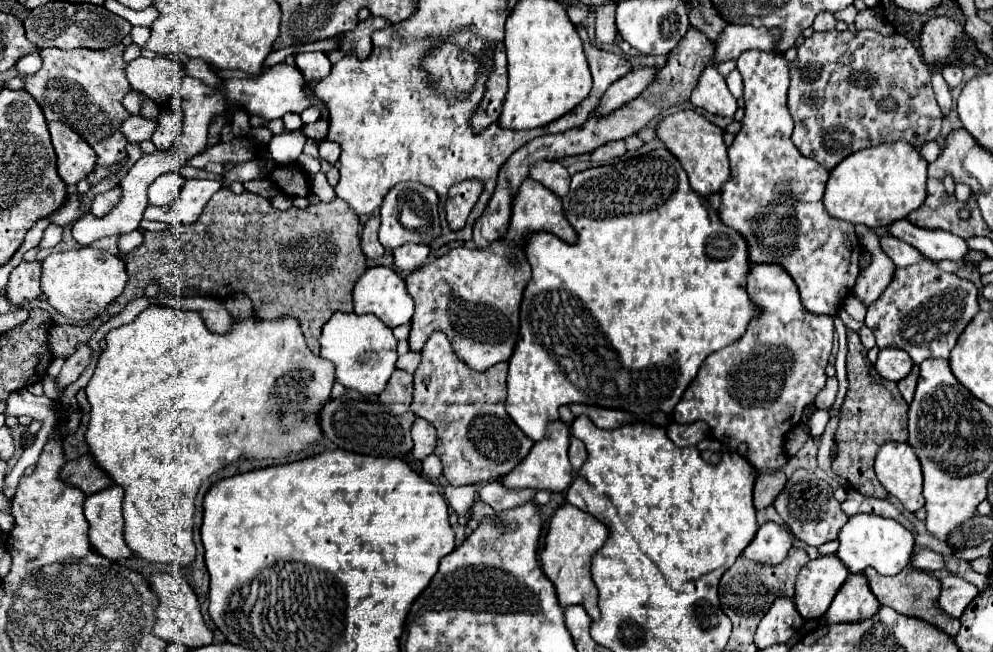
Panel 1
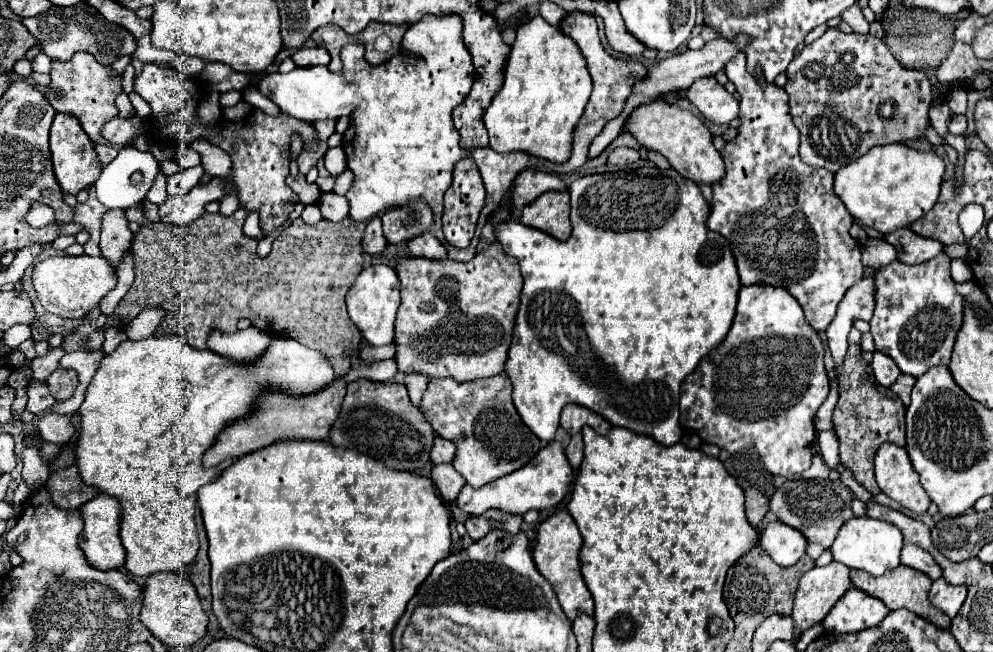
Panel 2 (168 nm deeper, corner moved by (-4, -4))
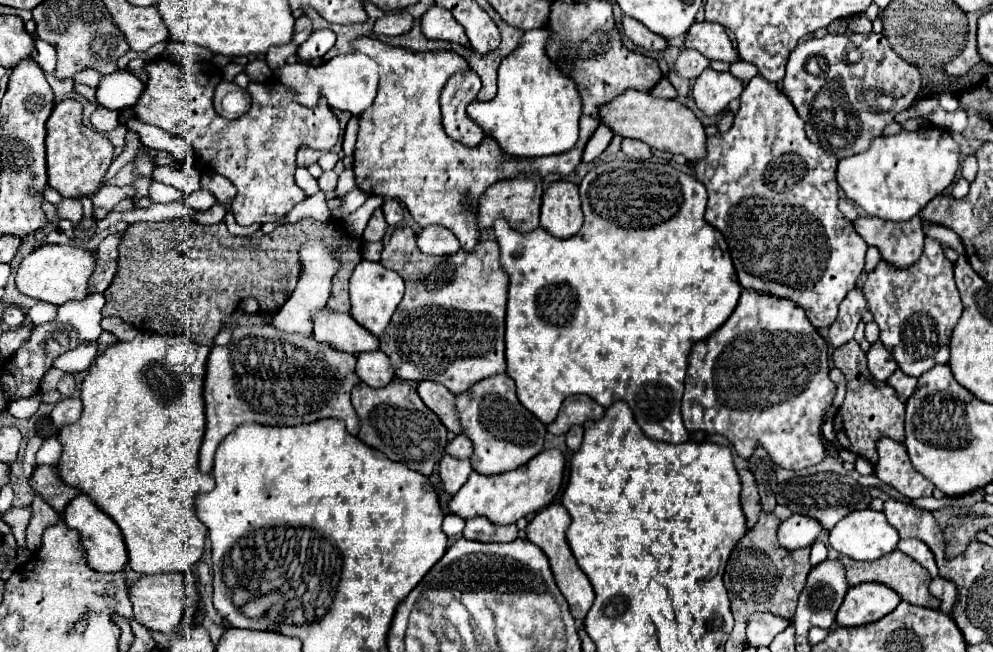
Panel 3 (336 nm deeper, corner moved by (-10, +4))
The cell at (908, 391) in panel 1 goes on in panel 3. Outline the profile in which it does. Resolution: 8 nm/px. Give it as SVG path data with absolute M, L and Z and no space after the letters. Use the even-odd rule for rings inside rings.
M896 370L886 382L898 392L902 402L906 402L912 396L912 392L916 390L916 386L918 386L916 378L912 378L912 376L908 376L906 372L900 372L900 370Z

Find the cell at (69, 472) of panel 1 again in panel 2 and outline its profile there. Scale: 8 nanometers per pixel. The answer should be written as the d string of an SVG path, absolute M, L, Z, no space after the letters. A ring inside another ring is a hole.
M68 466L68 468L50 472L46 488L52 496L54 506L58 506L62 510L78 510L84 502L88 502L100 494L96 488L82 484L76 466Z

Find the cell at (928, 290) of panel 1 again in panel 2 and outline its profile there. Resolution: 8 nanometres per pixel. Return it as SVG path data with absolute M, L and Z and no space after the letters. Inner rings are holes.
M944 254L934 256L932 260L926 260L922 264L902 264L900 260L890 262L888 266L882 266L874 274L874 300L876 300L876 310L870 320L870 334L874 336L876 350L884 352L890 356L902 374L910 376L922 376L928 368L944 364L950 364L950 354L952 346L956 340L956 332L962 326L962 310L964 310L964 298L956 294L954 290L954 280L950 278L950 260Z

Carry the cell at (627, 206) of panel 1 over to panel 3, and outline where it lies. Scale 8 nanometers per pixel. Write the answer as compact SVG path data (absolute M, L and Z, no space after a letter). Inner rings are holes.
M612 160L596 166L584 176L584 180L580 182L580 200L584 208L584 224L576 236L566 240L550 236L542 228L536 228L532 232L512 232L512 228L508 228L508 222L504 218L496 220L494 224L494 236L500 244L500 262L510 276L508 312L506 312L506 362L508 362L506 372L516 382L518 398L522 400L522 406L528 408L544 424L556 420L564 398L572 394L586 394L594 398L598 404L602 404L604 408L610 408L616 400L624 400L632 408L636 422L640 424L644 434L652 440L662 440L672 444L688 442L690 432L684 428L680 414L684 376L688 368L688 352L692 352L692 346L696 342L708 338L708 334L714 334L728 320L742 292L736 280L736 270L728 254L728 244L724 236L704 220L706 200L708 200L706 186L694 176L680 172L670 162L654 164L654 162L634 162L634 160Z

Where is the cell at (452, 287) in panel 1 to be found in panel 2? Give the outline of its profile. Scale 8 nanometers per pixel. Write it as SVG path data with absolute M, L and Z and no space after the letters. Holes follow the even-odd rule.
M498 242L478 252L470 262L456 262L450 258L398 258L396 274L402 282L404 296L394 324L394 360L398 364L398 372L418 372L426 378L452 378L456 382L470 382L476 378L496 376L504 370L514 316L522 292L522 276L518 272L518 260L506 256L502 248L498 248Z

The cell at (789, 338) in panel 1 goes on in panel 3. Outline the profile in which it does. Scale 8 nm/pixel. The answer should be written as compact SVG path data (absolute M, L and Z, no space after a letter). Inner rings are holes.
M742 290L740 302L730 320L712 336L700 340L688 360L686 390L682 398L682 418L688 432L722 434L742 458L752 456L752 448L762 444L776 466L802 470L824 460L822 444L824 410L832 404L836 384L828 376L828 342L806 320L806 312L790 300L764 296L756 290Z

